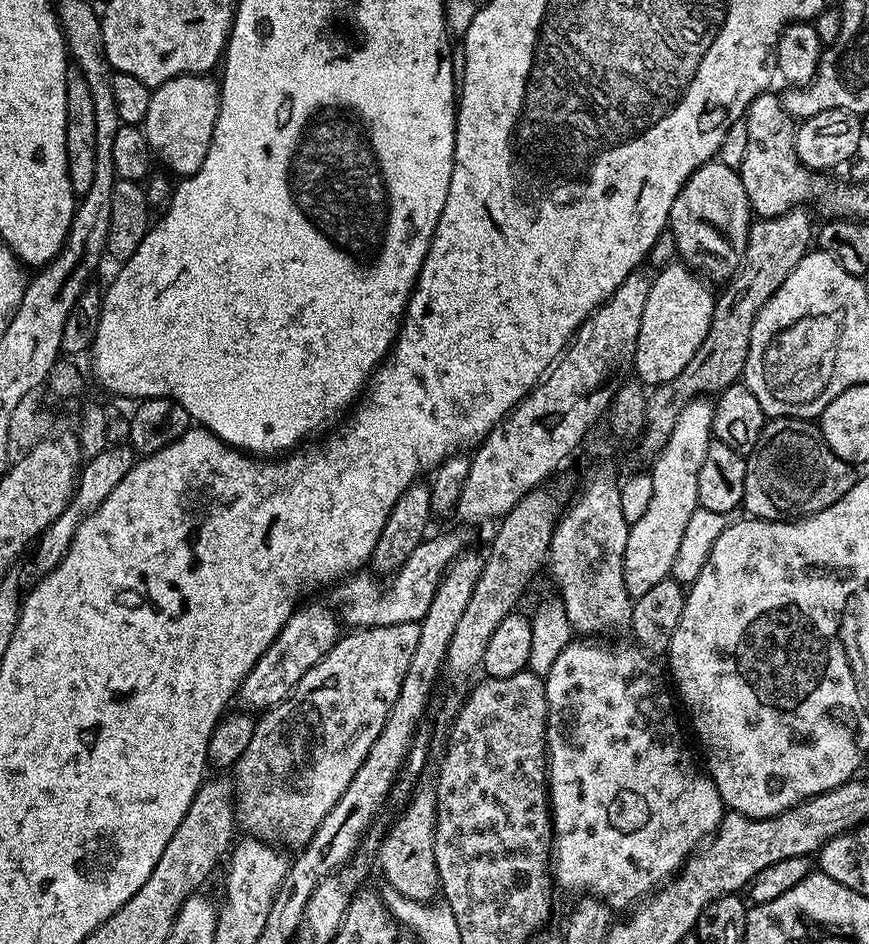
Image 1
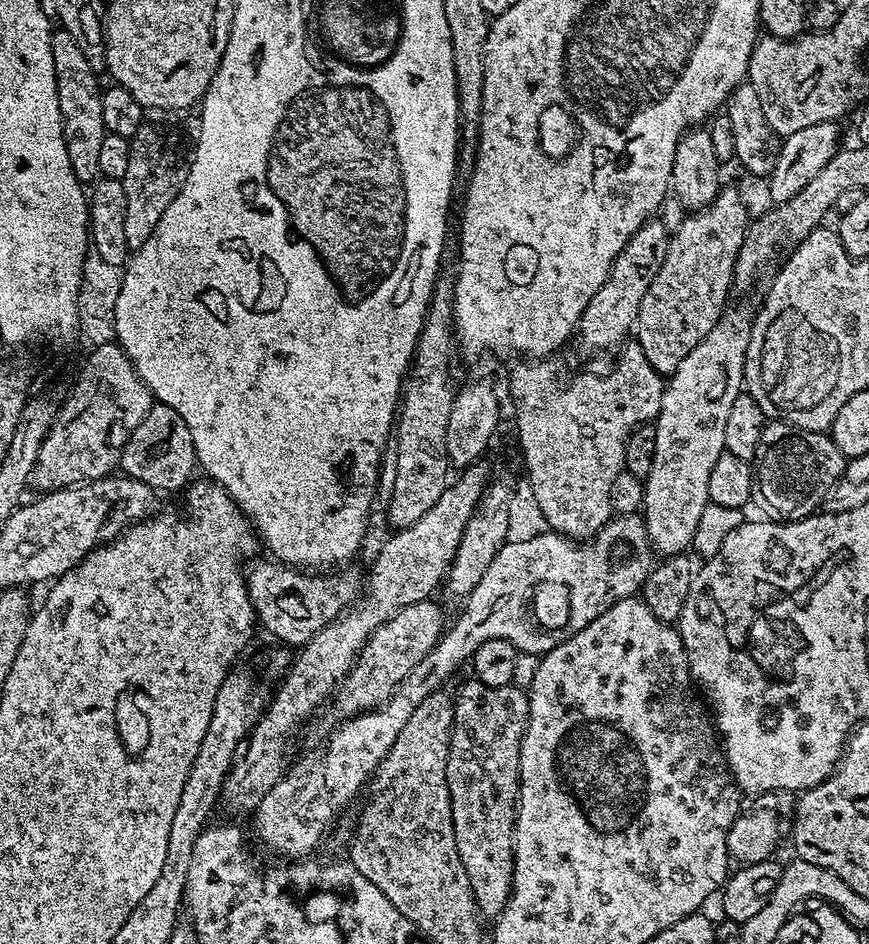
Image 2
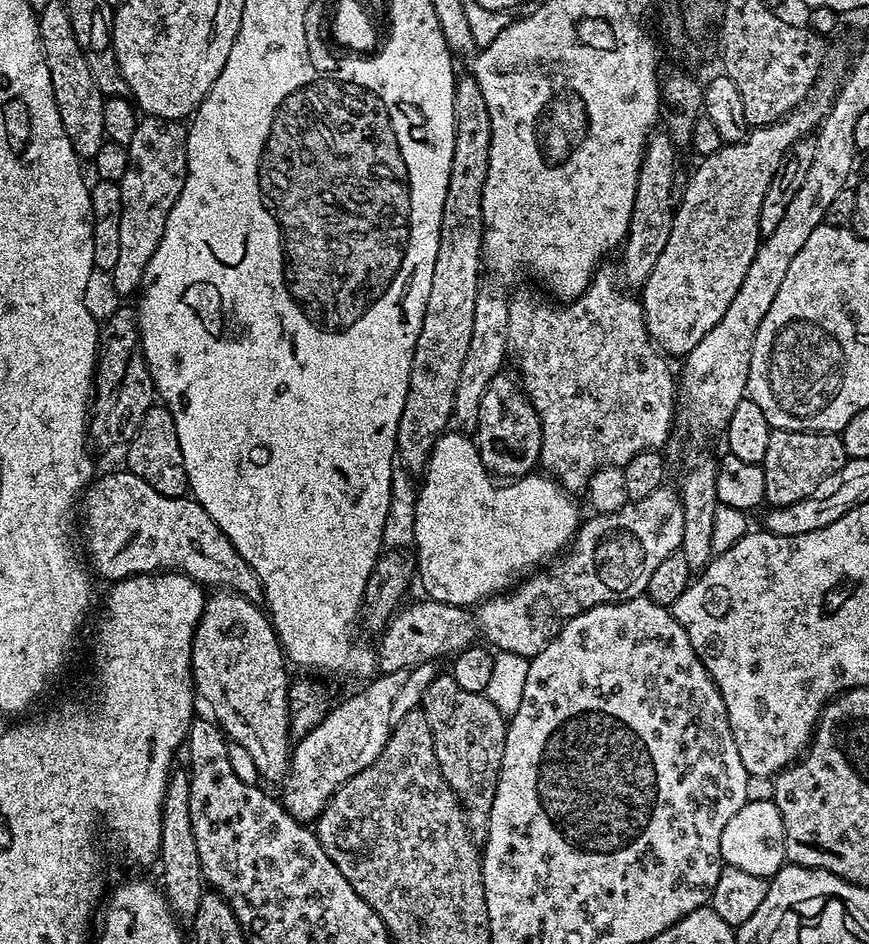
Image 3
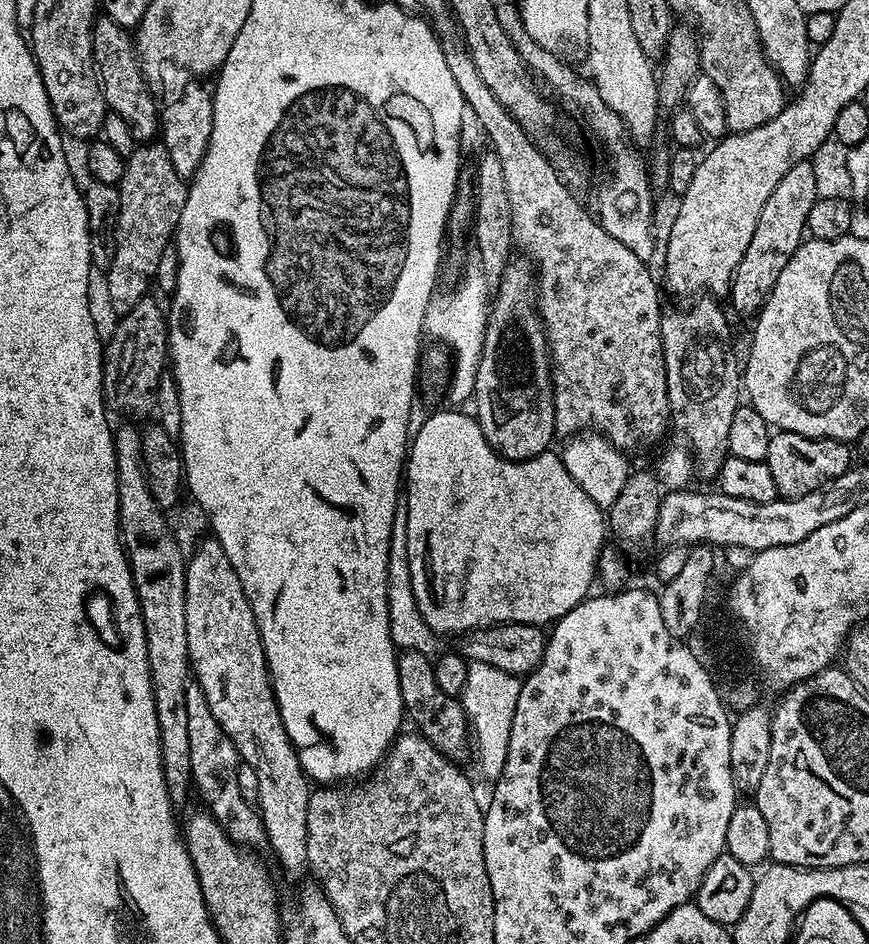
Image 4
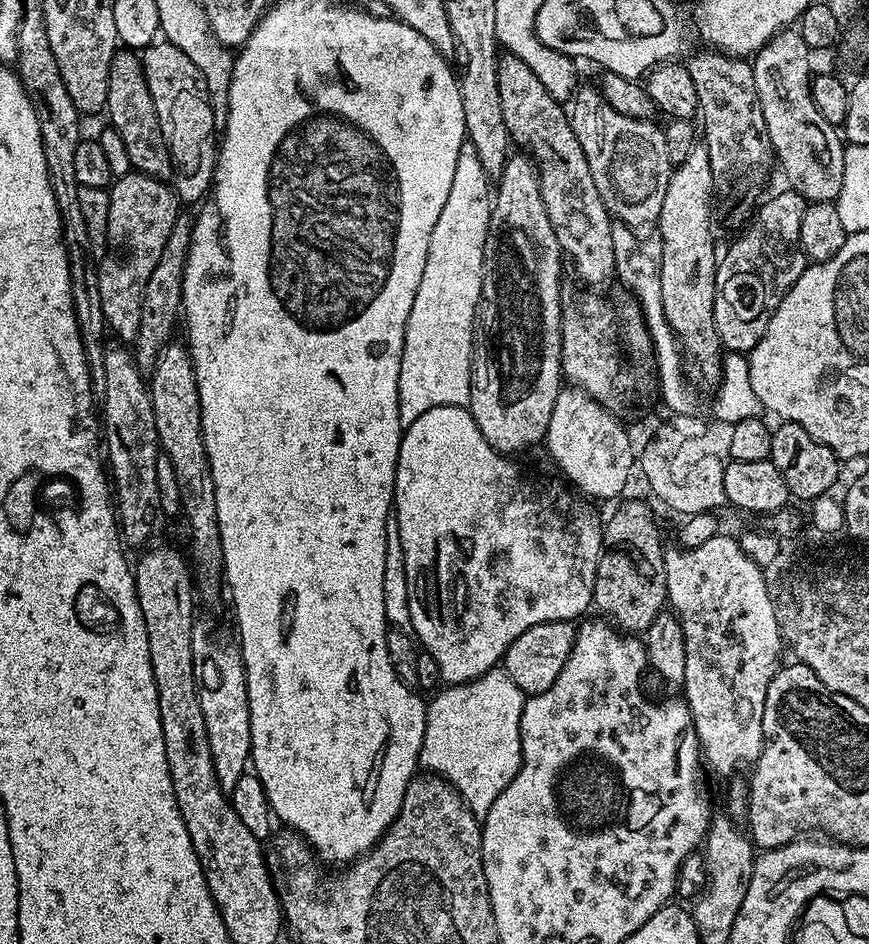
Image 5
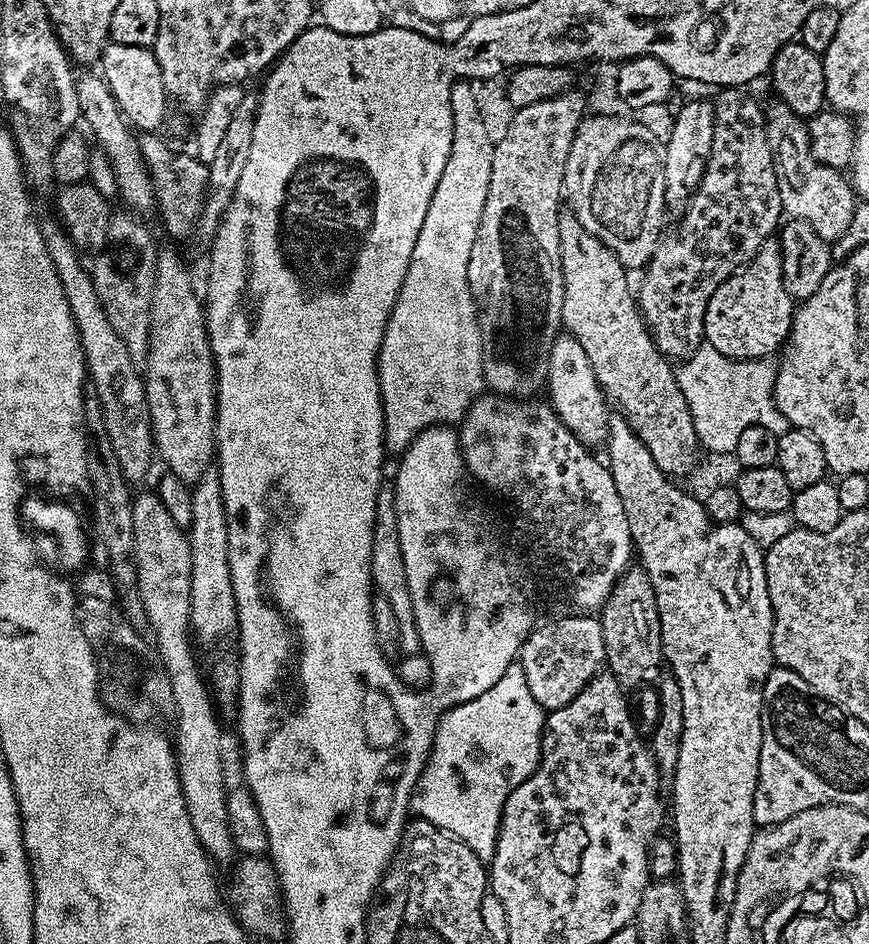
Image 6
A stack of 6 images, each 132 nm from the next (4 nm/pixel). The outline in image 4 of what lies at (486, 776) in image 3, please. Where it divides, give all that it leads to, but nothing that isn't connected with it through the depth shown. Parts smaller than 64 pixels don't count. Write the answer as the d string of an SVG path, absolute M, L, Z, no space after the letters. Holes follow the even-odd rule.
M401 651L396 657L396 665L398 690L402 694L407 719L413 720L416 723L413 724L415 731L429 740L445 756L456 758L456 755L470 744L470 725L463 704L457 697L448 696L442 690L438 690L438 682L434 682L433 661L429 657L417 652Z

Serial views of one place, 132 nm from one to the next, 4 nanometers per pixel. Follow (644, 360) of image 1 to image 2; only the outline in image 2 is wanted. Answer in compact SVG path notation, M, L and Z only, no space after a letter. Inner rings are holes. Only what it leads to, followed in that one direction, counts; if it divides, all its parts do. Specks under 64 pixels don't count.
M721 187L714 202L706 208L690 214L682 222L682 227L671 233L666 250L666 262L662 262L662 270L658 270L654 282L650 282L650 290L646 290L646 298L642 298L642 306L638 306L638 318L634 329L635 343L642 346L642 354L646 354L646 362L654 366L661 376L667 378L682 366L682 358L716 328L720 317L725 315L724 303L728 295L733 295L734 266L738 262L738 252L742 250L744 235L748 233L750 215L740 192L736 188Z

